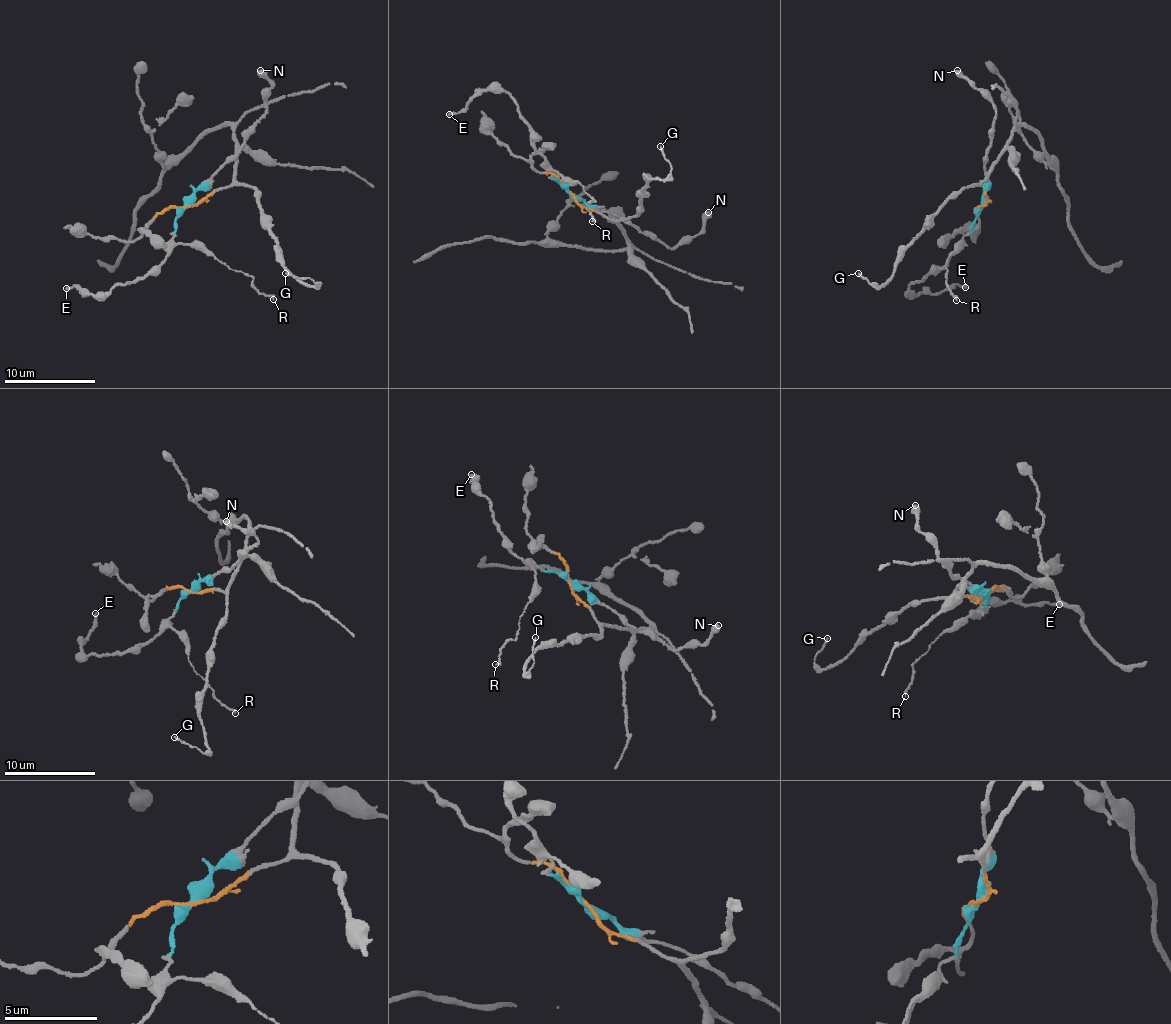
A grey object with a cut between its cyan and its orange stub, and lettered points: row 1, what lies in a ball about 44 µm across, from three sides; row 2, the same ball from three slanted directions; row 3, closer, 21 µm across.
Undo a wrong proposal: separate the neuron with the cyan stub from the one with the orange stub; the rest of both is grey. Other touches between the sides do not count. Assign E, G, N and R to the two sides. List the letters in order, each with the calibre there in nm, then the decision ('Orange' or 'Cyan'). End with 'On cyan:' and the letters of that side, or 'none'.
E: Thickness 200 nm. Cyan
G: Thickness 120 nm. Orange
N: Thickness 550 nm. Cyan
R: Thickness 160 nm. Cyan
On cyan: E, N, R

